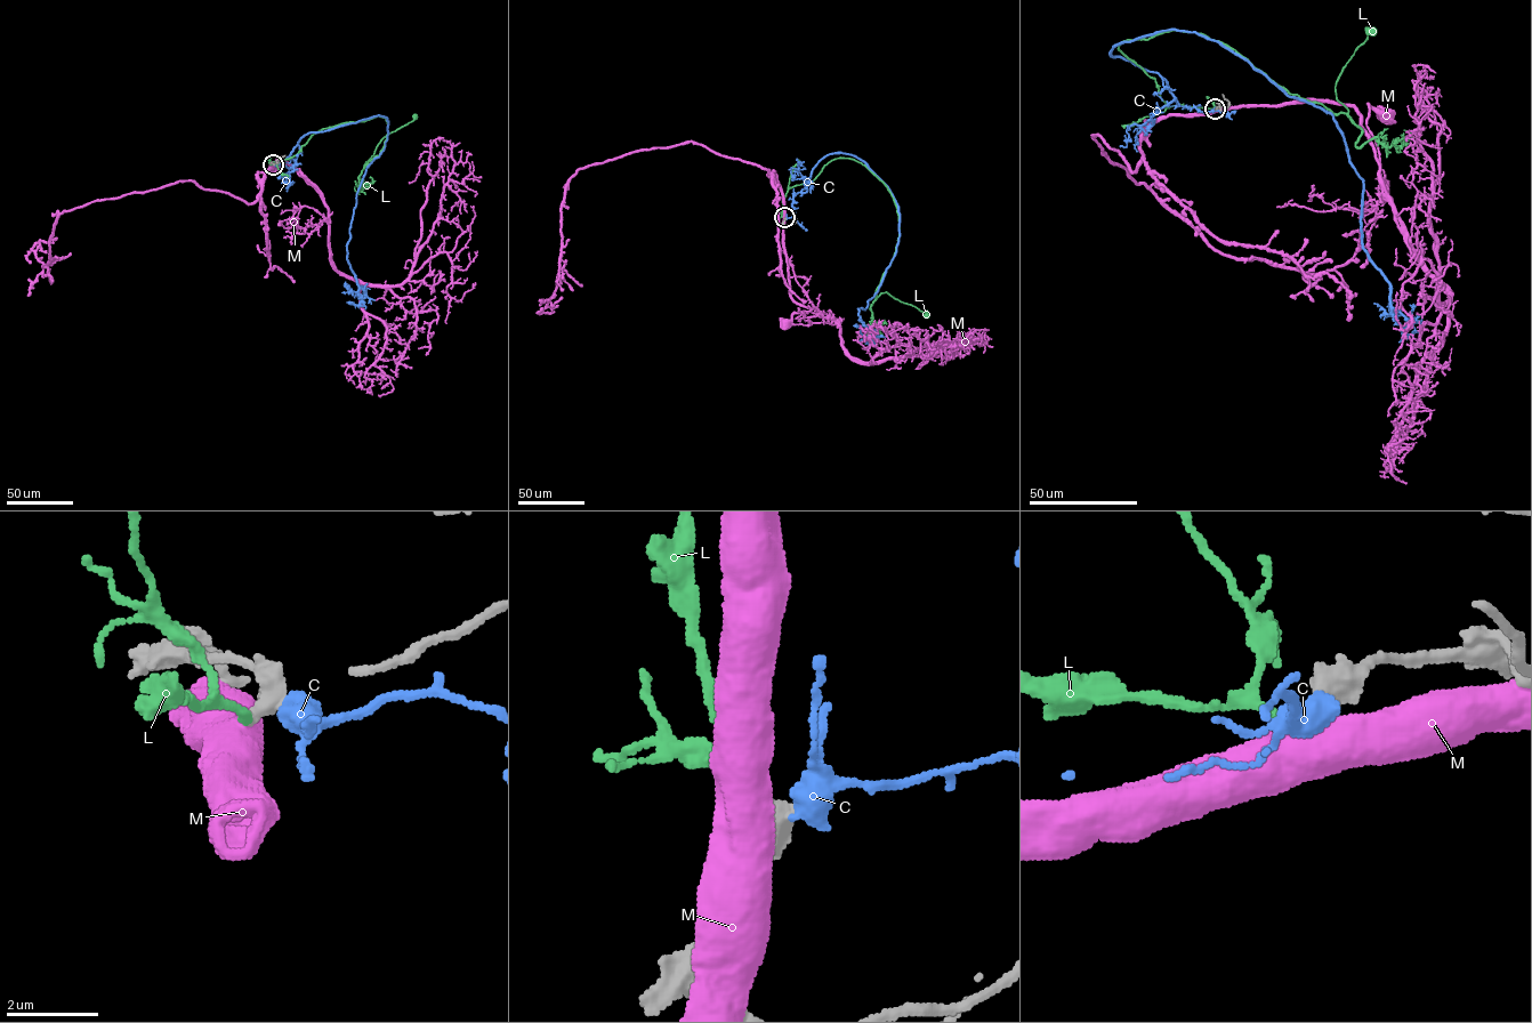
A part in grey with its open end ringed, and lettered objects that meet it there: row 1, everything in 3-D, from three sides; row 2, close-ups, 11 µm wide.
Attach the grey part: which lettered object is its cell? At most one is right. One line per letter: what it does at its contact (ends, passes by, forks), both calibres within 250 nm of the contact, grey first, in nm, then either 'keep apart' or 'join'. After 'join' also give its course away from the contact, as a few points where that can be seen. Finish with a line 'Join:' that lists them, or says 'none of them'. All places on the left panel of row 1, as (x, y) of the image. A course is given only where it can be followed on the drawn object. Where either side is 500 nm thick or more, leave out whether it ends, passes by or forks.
C: 650 nm thick on the grey side, 600 nm on the other; keep apart
L: it ends there; 320 nm thick on the grey side, 180 nm on the other; join; it runs (273, 164), (295, 155), (321, 129), (385, 118), (384, 145), (364, 168), (385, 136), (414, 117)
M: 400 nm thick on the grey side, 750 nm on the other; keep apart
Join: L

